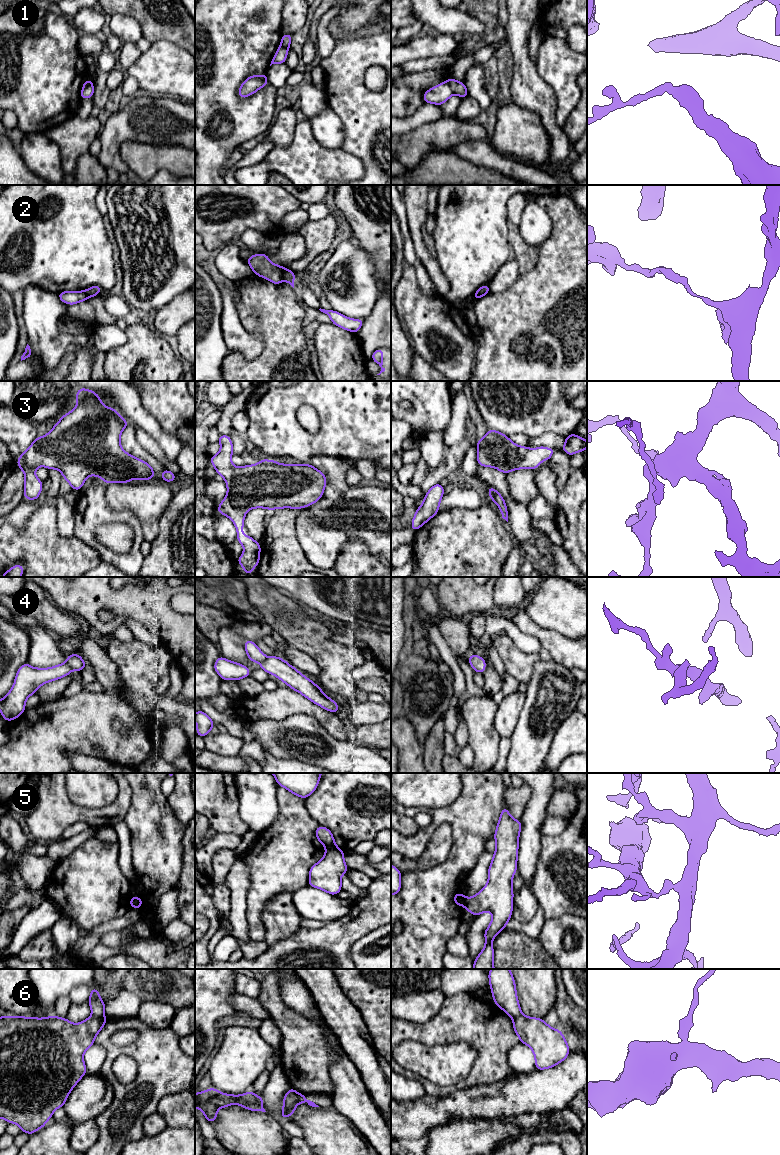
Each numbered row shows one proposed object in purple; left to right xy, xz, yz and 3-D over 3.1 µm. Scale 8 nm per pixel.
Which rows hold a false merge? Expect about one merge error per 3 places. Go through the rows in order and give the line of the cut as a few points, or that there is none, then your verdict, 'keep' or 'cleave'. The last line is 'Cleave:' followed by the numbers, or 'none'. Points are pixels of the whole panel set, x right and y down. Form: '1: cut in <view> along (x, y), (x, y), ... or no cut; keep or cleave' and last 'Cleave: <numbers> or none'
1: cut in yz along (446, 81), (453, 93); cleave
2: cut in xz along (284, 269), (281, 279); cleave
3: no cut; keep
4: cut in xy along (65, 662), (71, 669); cleave
5: cut in xz along (335, 845), (327, 849); cleave
6: cut in xy along (92, 1015), (104, 1016); cleave
Cleave: 1, 2, 4, 5, 6

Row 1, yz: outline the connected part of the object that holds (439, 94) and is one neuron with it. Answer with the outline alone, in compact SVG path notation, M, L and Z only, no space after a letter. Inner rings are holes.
M446 81L425 91L422 98L425 103L431 103L440 106L445 103L452 95L453 92Z

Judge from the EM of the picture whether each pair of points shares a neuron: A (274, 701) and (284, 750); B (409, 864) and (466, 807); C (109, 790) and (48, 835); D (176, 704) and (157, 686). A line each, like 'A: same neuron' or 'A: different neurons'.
A: different neurons
B: different neurons
C: different neurons
D: different neurons

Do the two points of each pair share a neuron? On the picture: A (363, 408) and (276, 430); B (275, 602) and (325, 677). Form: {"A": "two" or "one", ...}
{"A": "one", "B": "one"}

